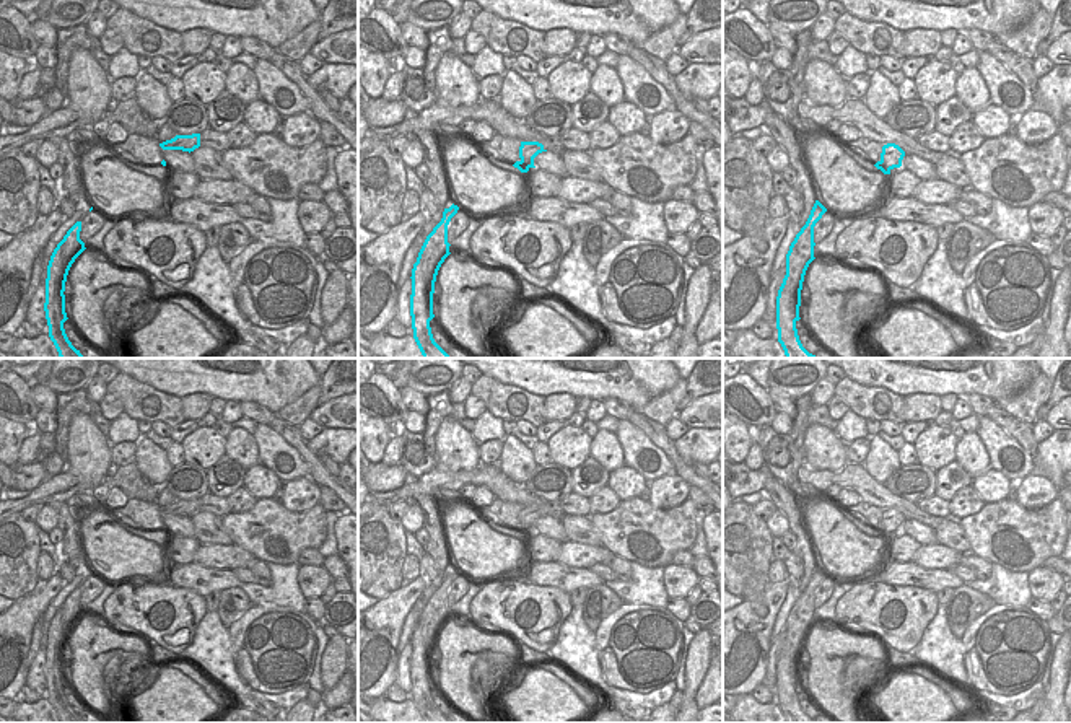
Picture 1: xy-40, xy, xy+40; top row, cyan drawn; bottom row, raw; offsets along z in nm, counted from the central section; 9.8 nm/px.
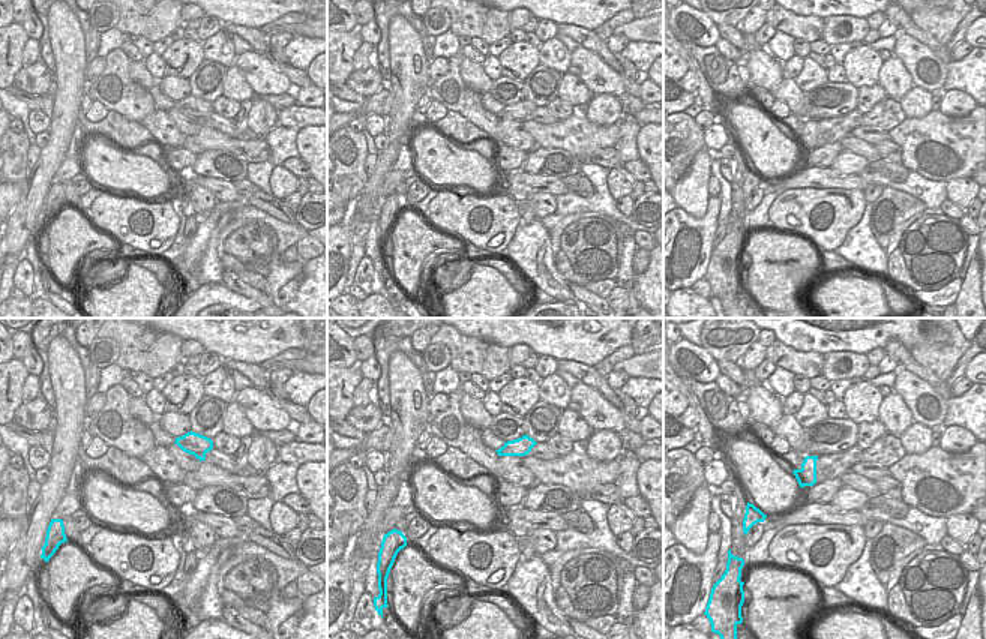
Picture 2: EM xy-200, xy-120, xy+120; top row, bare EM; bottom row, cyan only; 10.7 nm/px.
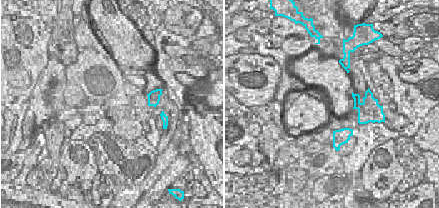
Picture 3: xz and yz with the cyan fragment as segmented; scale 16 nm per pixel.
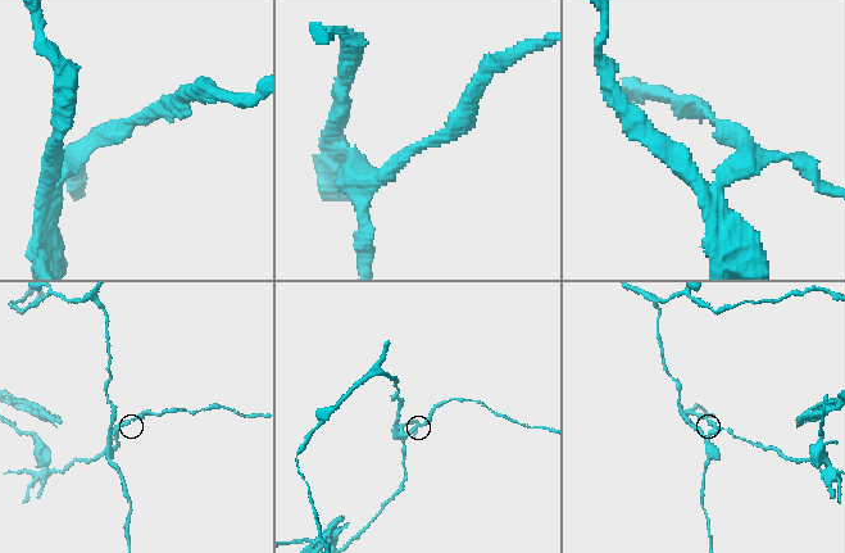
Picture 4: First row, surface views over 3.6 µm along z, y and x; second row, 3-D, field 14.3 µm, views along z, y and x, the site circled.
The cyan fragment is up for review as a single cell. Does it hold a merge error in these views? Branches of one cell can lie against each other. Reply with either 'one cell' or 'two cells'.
two cells

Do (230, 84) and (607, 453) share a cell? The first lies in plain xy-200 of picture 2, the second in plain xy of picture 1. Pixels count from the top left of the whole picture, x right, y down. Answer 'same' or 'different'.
different

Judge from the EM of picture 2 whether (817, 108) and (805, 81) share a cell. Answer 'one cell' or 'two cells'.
two cells

